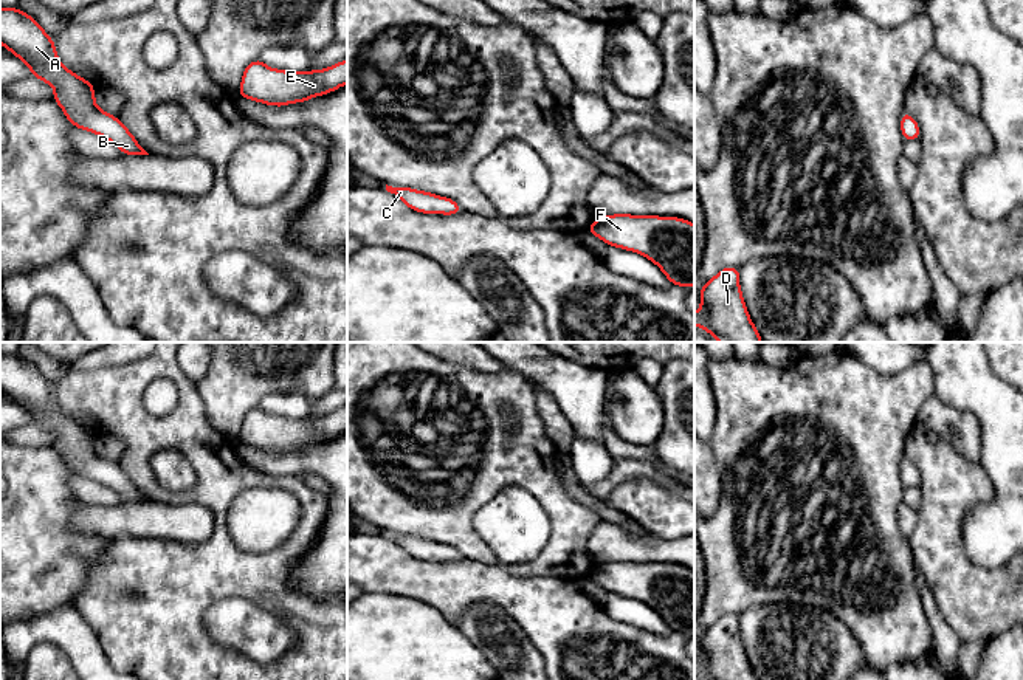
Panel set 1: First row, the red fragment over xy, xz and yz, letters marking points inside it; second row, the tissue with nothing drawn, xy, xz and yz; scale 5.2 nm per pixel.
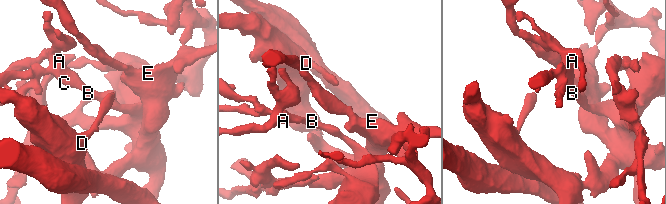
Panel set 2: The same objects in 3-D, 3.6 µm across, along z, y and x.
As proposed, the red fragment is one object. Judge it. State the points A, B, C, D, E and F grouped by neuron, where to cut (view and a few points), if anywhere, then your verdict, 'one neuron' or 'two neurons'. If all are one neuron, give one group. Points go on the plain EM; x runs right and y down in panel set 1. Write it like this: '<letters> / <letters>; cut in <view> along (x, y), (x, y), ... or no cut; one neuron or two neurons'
A B C D E F; no cut; one neuron

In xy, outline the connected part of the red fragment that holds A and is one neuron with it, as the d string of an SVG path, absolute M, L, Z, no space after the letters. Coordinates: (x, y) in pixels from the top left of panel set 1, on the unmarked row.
M0 355L0 390L29 414L31 423L54 434L54 443L51 448L56 448L62 454L64 462L76 476L84 476L104 483L124 502L149 502L116 463L102 458L95 451L95 432L60 410L54 387L31 362L17 355Z

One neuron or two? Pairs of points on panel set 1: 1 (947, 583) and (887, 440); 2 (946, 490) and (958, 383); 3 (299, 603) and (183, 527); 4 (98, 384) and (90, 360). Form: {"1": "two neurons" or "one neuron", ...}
{"1": "two neurons", "2": "two neurons", "3": "two neurons", "4": "two neurons"}

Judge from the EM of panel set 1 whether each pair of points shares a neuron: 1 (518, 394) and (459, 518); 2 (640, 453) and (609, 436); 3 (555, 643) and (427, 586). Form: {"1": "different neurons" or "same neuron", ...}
{"1": "same neuron", "2": "same neuron", "3": "same neuron"}

